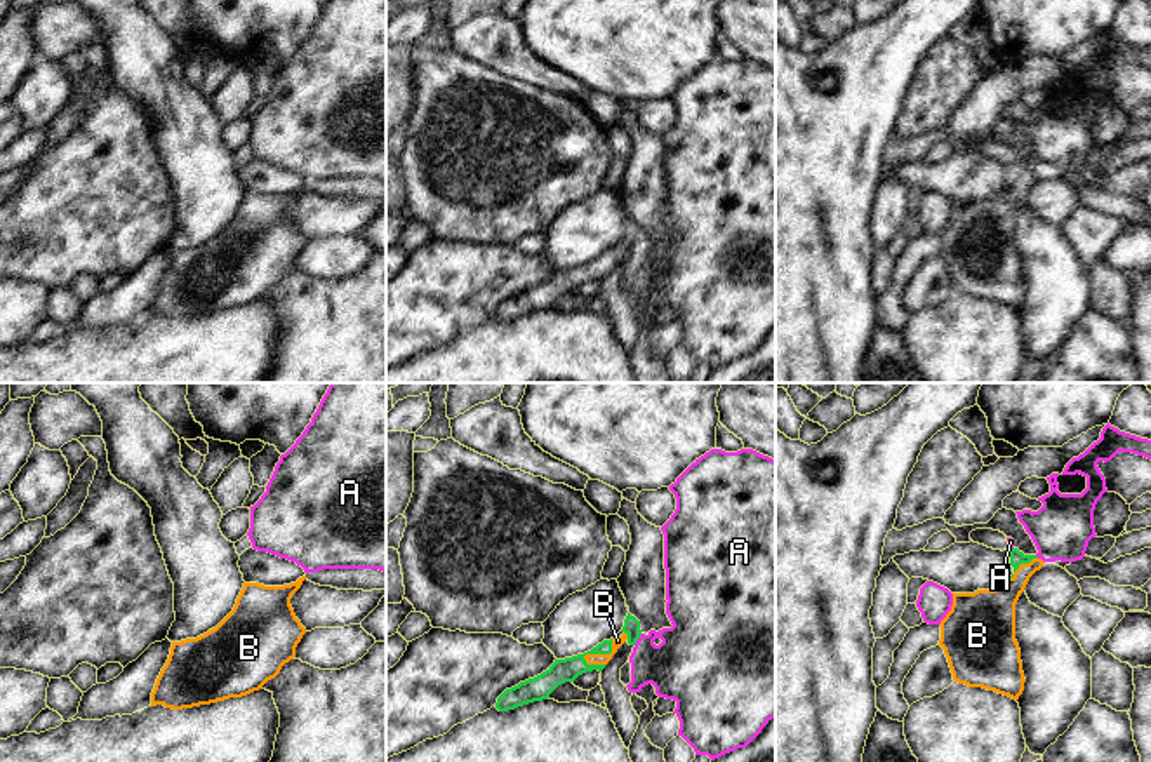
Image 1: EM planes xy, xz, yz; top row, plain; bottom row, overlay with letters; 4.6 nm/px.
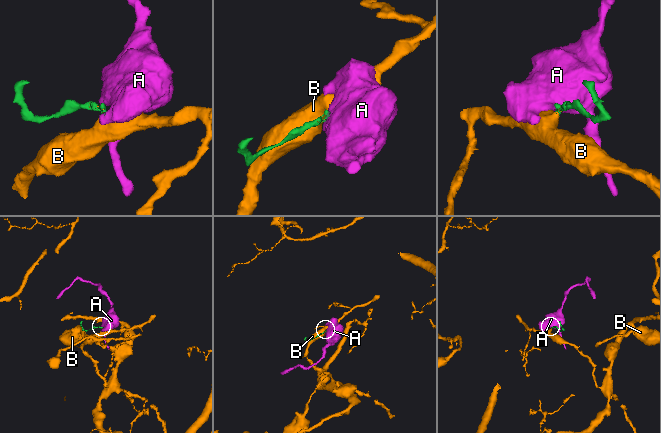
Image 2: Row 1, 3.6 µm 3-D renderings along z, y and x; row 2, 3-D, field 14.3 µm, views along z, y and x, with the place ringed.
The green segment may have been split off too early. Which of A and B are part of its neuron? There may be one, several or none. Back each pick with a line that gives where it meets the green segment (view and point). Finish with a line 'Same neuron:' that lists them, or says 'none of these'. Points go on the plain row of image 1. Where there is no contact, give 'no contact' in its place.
B: meets green in xz at (600, 263)
Same neuron: B

